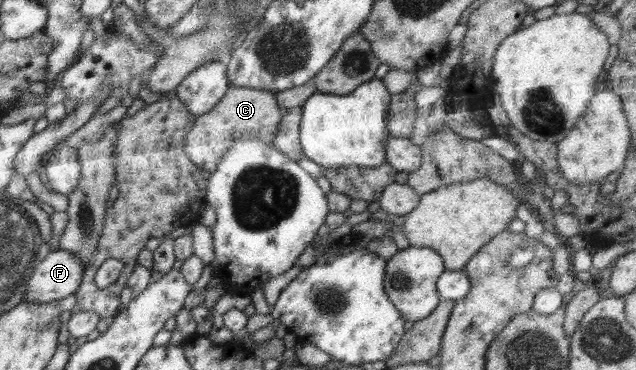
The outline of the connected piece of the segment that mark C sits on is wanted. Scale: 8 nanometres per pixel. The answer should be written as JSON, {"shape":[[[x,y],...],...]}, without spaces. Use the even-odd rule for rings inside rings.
{"shape":[[[230,86],[226,95],[212,110],[197,116],[192,128],[184,138],[184,152],[188,158],[202,171],[214,172],[220,159],[237,140],[245,138],[246,134],[260,136],[264,124],[268,126],[266,134],[270,140],[278,134],[278,125],[283,117],[281,106],[276,101],[276,96],[270,91],[262,91],[252,87]]]}

